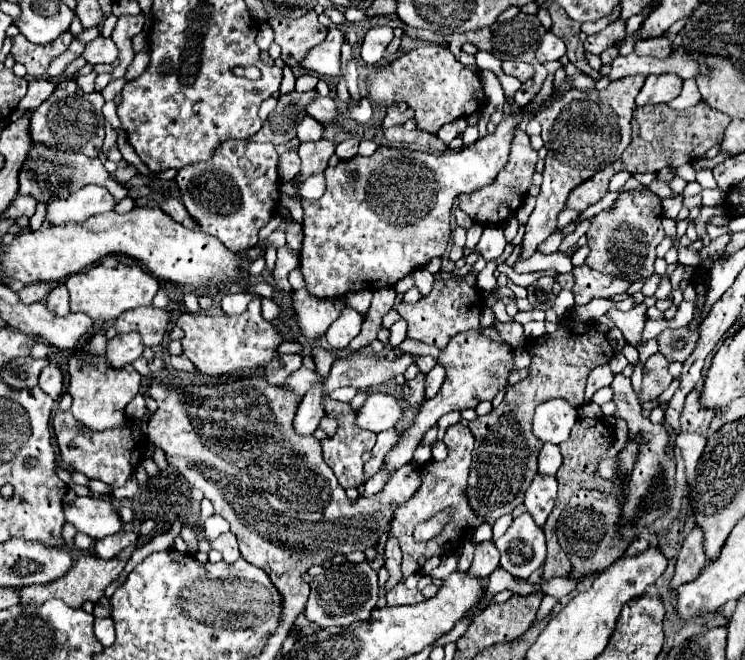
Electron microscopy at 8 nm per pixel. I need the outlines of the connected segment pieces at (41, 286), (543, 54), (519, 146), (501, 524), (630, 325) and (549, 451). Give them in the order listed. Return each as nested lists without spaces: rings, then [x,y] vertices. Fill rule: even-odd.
[[[34,283],[34,285],[28,285],[28,287],[20,289],[18,297],[24,305],[30,305],[30,303],[36,303],[36,301],[46,301],[50,289],[52,289],[50,283]]]
[[[546,33],[542,39],[540,39],[540,45],[536,49],[536,59],[540,63],[546,63],[546,61],[554,61],[554,59],[560,59],[562,55],[566,53],[566,47],[562,43],[562,39],[558,39],[554,33]]]
[[[518,129],[514,135],[514,143],[512,143],[512,151],[510,151],[510,163],[506,163],[506,167],[498,173],[498,179],[494,181],[494,185],[482,189],[482,191],[474,191],[470,195],[460,195],[458,197],[458,209],[462,209],[472,221],[480,223],[480,225],[502,225],[506,223],[516,209],[522,205],[530,185],[532,185],[532,175],[534,175],[534,167],[538,161],[538,153],[530,147],[530,139],[528,135]]]
[[[506,514],[500,517],[496,523],[493,525],[493,540],[496,541],[498,538],[500,538],[510,527],[512,524],[513,517],[511,514]]]
[[[640,303],[638,307],[634,307],[634,311],[628,311],[628,313],[622,313],[618,309],[610,309],[606,315],[622,331],[622,335],[626,337],[628,343],[632,343],[632,345],[644,343],[644,339],[642,339],[642,329],[646,323],[646,305],[644,303]]]
[[[544,443],[538,453],[538,473],[540,475],[556,475],[558,467],[562,463],[562,455],[556,445]]]

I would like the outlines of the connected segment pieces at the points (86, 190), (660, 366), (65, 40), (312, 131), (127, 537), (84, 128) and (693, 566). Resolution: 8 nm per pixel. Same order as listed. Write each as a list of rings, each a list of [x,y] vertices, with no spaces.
[[[86,185],[78,189],[68,199],[56,199],[48,205],[46,221],[50,225],[66,223],[66,221],[86,221],[88,217],[96,213],[112,211],[116,205],[114,197],[108,193],[108,189],[98,185]]]
[[[654,353],[642,367],[642,389],[638,395],[640,403],[654,401],[662,391],[672,383],[672,375],[666,369],[666,359],[660,353]]]
[[[64,31],[58,39],[54,39],[48,45],[30,45],[26,37],[20,33],[12,37],[12,51],[10,55],[16,59],[16,63],[22,63],[30,77],[42,77],[48,69],[48,63],[64,53],[70,45],[74,35],[70,31]]]
[[[304,117],[300,123],[298,123],[298,141],[300,143],[306,143],[306,141],[320,141],[324,135],[324,125],[318,123],[316,119],[310,119],[310,117]]]
[[[120,531],[114,535],[108,535],[100,541],[94,543],[94,551],[98,557],[102,559],[112,559],[114,555],[118,555],[122,549],[126,549],[128,545],[136,545],[138,543],[138,535],[132,531]]]
[[[64,79],[56,85],[54,93],[36,109],[30,117],[30,137],[46,147],[58,147],[60,151],[84,153],[86,157],[98,157],[104,141],[104,97],[100,93],[84,93],[74,79]]]
[[[696,527],[684,539],[682,549],[678,553],[676,573],[674,573],[672,583],[670,583],[672,593],[676,595],[676,589],[680,585],[694,581],[702,573],[702,569],[706,567],[706,563],[708,563],[708,559],[706,559],[706,555],[702,555],[702,531],[698,531],[698,527]]]

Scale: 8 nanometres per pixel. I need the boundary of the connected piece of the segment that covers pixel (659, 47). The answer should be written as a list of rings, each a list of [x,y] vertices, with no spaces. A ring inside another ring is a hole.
[[[656,37],[656,39],[648,39],[648,41],[638,41],[634,51],[638,55],[652,55],[652,57],[660,57],[666,59],[672,53],[672,39],[668,37]]]

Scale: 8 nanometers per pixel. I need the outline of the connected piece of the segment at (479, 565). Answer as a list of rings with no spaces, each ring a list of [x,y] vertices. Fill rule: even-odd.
[[[492,539],[482,541],[476,547],[474,561],[472,561],[472,567],[470,567],[468,573],[474,575],[474,577],[478,577],[478,579],[486,579],[498,567],[498,561],[500,561],[500,553],[498,553],[494,541]]]

